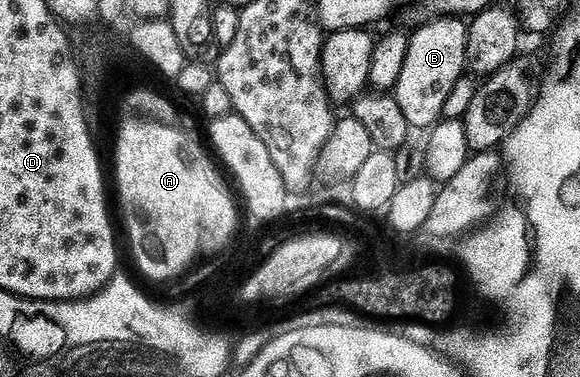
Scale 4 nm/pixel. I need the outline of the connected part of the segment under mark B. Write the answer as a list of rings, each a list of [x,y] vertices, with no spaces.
[[[433,19],[430,25],[425,25],[417,34],[409,37],[409,50],[406,62],[403,63],[402,74],[395,86],[395,96],[399,107],[403,107],[403,115],[407,115],[407,123],[414,130],[428,130],[442,120],[441,112],[461,77],[461,72],[467,69],[467,54],[469,52],[469,31],[466,22],[461,19]]]

